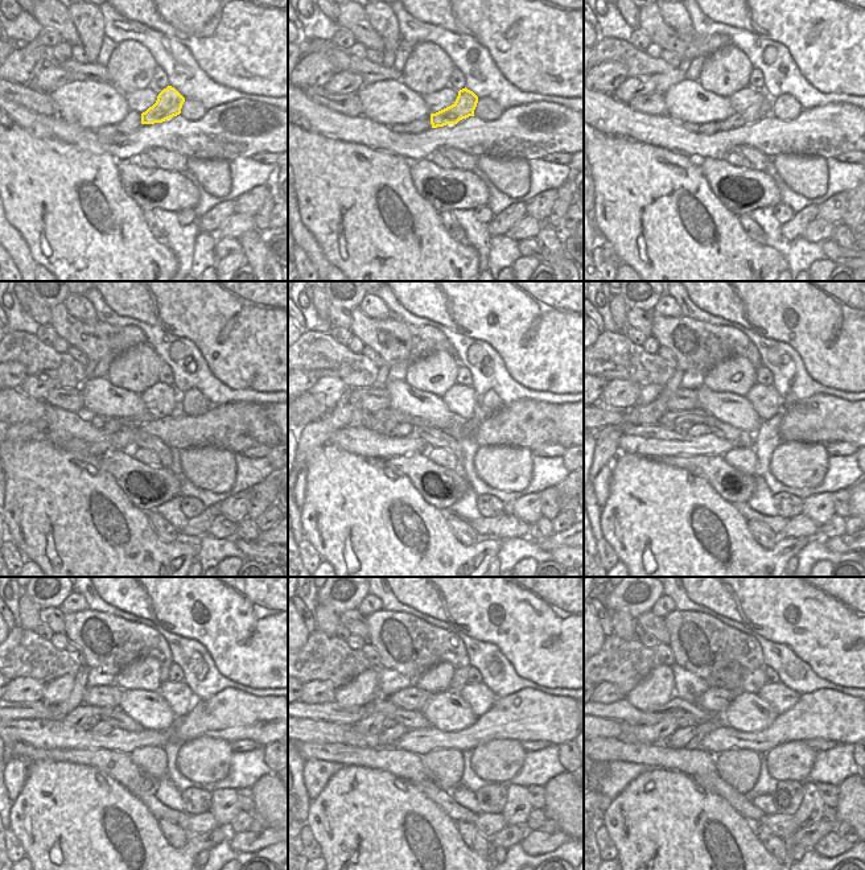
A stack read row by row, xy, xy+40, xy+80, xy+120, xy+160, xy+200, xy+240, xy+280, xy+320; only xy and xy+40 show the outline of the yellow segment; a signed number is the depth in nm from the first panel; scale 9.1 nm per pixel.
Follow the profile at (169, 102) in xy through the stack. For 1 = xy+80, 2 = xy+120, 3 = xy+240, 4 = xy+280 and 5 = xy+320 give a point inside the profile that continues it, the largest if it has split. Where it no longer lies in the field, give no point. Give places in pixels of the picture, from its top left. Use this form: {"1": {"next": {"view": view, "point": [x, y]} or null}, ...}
{"1": {"next": {"view": "xy+80", "point": [757, 111]}}, "2": {"next": {"view": "xy+120", "point": [139, 420]}}, "3": {"next": {"view": "xy+240", "point": [78, 717]}}, "4": {"next": {"view": "xy+280", "point": [371, 725]}}, "5": {"next": {"view": "xy+320", "point": [658, 733]}}}

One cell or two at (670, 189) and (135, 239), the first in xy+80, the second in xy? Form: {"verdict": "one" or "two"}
{"verdict": "one"}

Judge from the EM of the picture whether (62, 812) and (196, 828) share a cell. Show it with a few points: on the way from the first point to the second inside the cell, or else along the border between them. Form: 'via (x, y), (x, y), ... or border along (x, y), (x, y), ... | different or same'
border along (218, 825), (210, 831), (189, 836) | different

